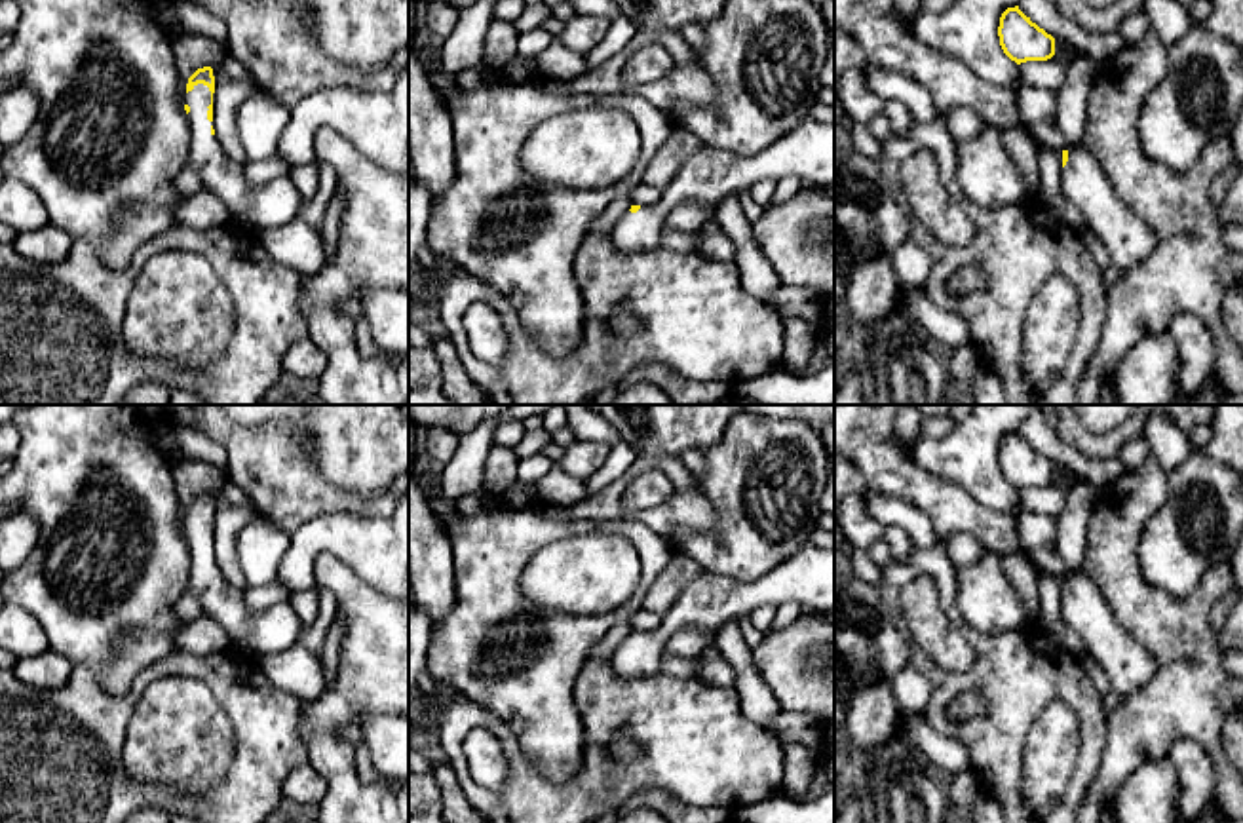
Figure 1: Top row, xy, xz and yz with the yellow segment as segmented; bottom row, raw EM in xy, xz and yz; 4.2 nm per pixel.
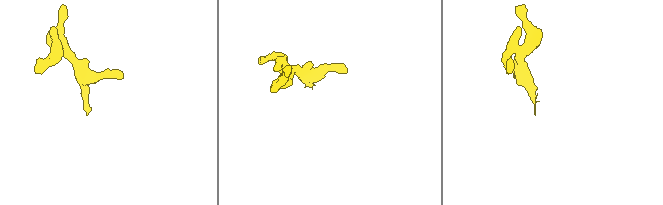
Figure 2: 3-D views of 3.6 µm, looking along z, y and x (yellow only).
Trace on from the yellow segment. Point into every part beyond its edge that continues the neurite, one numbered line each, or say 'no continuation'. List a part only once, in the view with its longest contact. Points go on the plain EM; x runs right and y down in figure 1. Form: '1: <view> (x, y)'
1: xy (278, 628)

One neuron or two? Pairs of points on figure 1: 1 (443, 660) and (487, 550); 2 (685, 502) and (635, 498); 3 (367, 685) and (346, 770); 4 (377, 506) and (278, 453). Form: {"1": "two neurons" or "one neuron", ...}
{"1": "one neuron", "2": "two neurons", "3": "one neuron", "4": "one neuron"}

